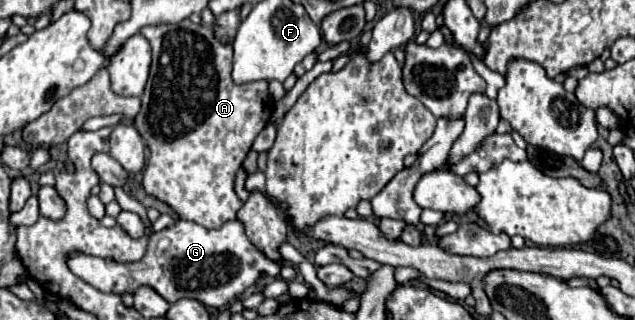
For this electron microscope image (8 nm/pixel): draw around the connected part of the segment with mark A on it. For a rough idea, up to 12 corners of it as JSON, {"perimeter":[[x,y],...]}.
{"perimeter":[[192,21],[140,31],[144,189],[218,229],[274,109],[232,43]]}

